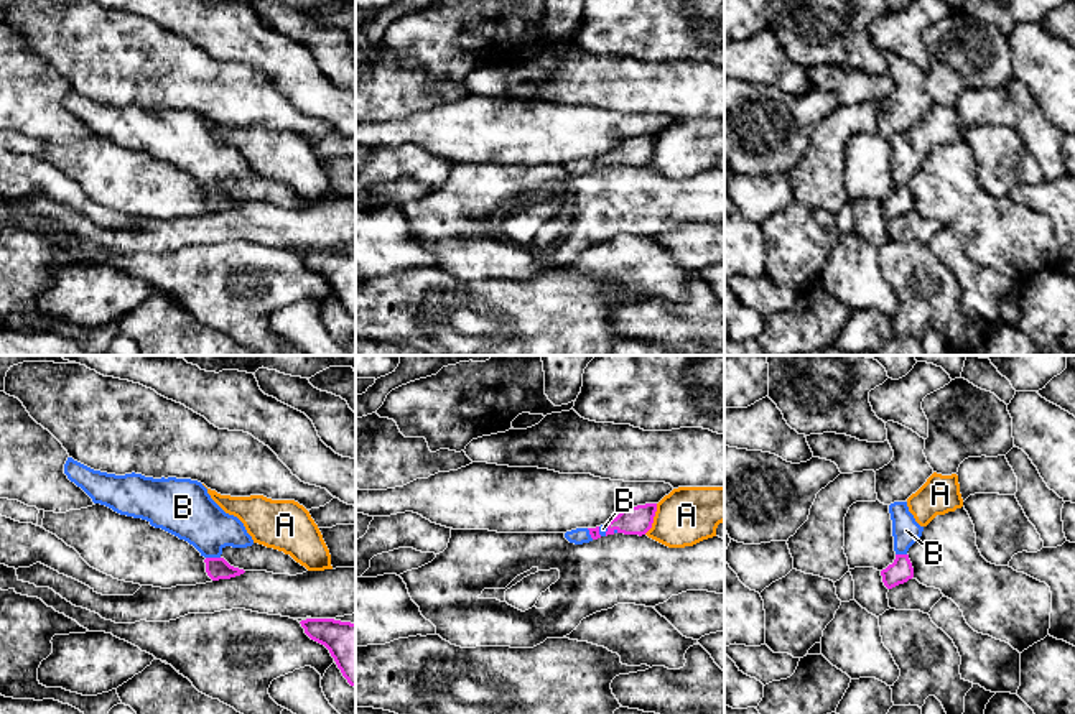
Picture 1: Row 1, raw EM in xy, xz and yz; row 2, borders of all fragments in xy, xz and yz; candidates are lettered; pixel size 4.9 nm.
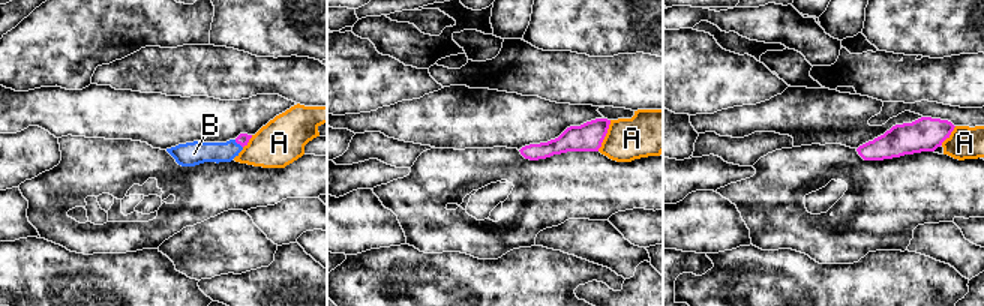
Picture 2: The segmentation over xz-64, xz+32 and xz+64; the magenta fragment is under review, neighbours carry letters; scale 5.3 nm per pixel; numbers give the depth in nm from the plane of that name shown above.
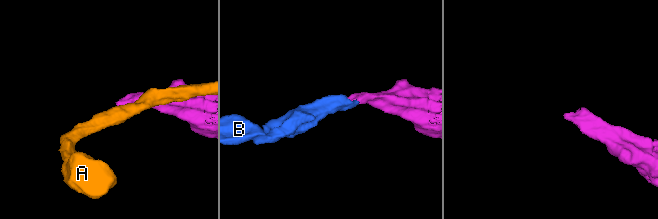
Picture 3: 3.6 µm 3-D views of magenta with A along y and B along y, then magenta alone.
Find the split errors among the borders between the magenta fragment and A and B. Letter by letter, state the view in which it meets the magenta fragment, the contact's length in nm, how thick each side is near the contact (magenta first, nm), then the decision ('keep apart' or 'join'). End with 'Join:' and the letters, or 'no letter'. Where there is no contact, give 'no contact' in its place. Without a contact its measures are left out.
A: xz | 170 nm | 140/280 nm | keep apart
B: xy | 70 nm | 110/260 nm | join
Join: B

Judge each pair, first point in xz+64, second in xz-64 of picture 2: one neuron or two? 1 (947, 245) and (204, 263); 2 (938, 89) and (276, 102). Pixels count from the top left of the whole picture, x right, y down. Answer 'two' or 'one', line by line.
1: one
2: two

